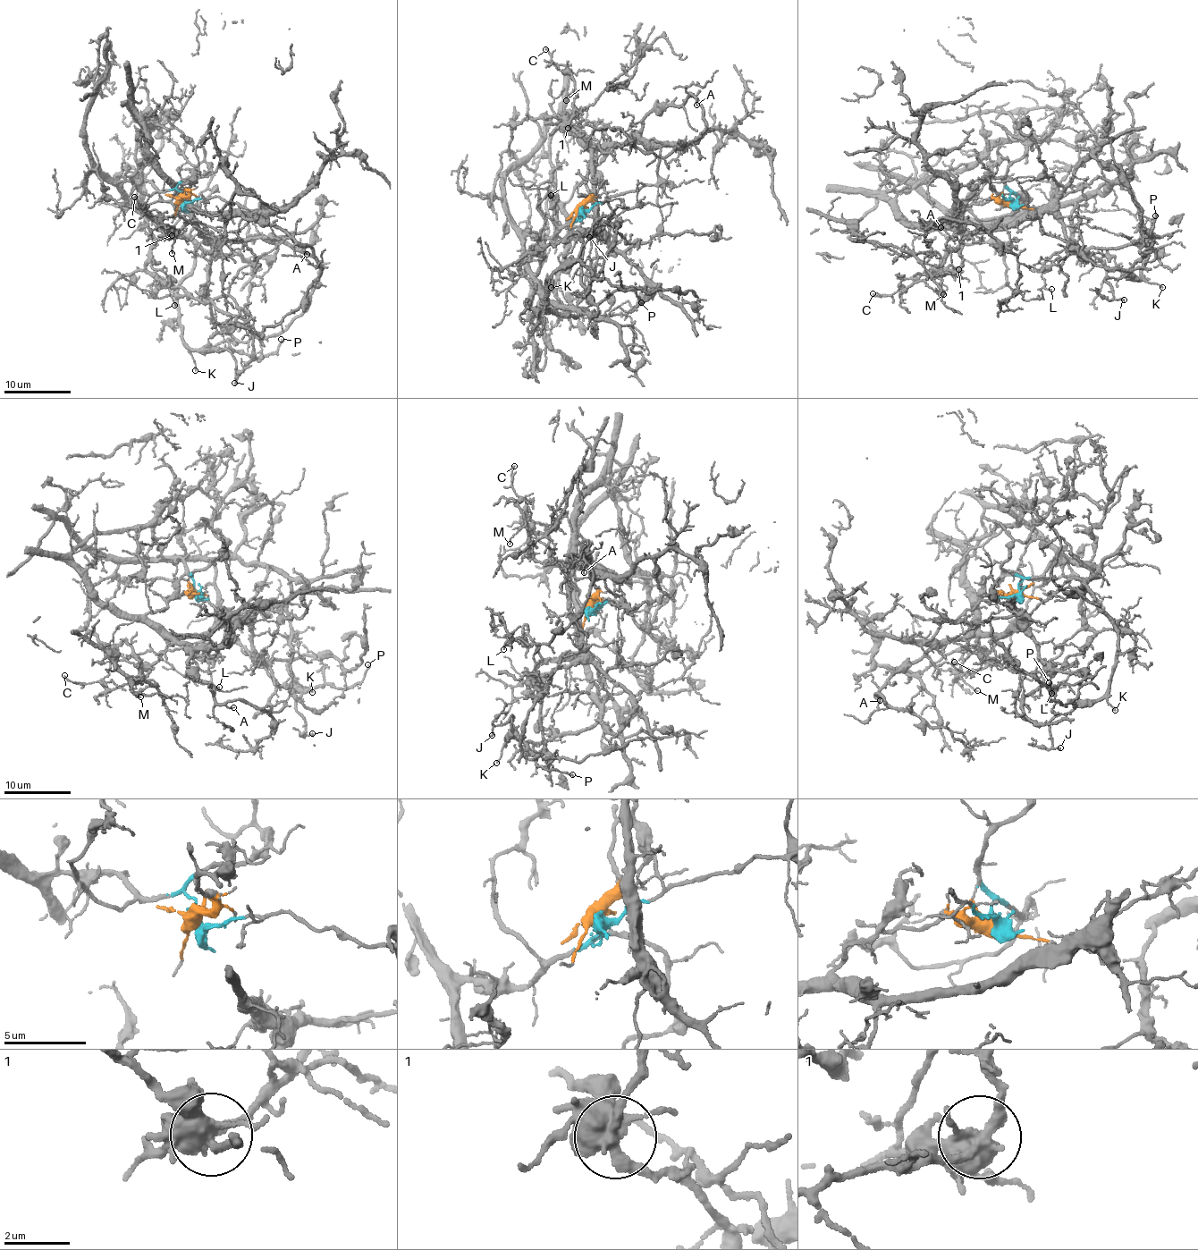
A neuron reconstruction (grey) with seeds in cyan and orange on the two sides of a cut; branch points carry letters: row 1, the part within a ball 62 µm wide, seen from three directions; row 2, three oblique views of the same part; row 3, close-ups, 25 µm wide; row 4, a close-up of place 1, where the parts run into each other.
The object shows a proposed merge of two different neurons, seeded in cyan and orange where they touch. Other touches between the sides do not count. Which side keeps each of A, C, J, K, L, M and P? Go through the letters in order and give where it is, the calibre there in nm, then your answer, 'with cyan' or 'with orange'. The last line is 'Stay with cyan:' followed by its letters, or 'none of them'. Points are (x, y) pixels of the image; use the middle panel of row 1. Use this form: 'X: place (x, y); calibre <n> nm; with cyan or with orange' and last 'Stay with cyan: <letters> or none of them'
A: place (696, 105); calibre 100 nm; with orange
C: place (545, 49); calibre 130 nm; with orange
J: place (589, 237); calibre 140 nm; with cyan
K: place (551, 287); calibre 120 nm; with cyan
L: place (551, 195); calibre 120 nm; with cyan
M: place (566, 100); calibre 80 nm; with orange
P: place (641, 302); calibre 170 nm; with cyan
Stay with cyan: J, K, L, P

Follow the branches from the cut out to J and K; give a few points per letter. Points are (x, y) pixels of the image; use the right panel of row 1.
J: (1013, 202), (1014, 192), (1030, 208), (1112, 181), (1129, 189), (1149, 257), (1140, 278), (1104, 280), (1124, 299)
K: (1013, 202), (1010, 194), (1024, 192), (1030, 208), (1048, 206), (1122, 183), (1145, 232), (1141, 278), (1163, 288)

